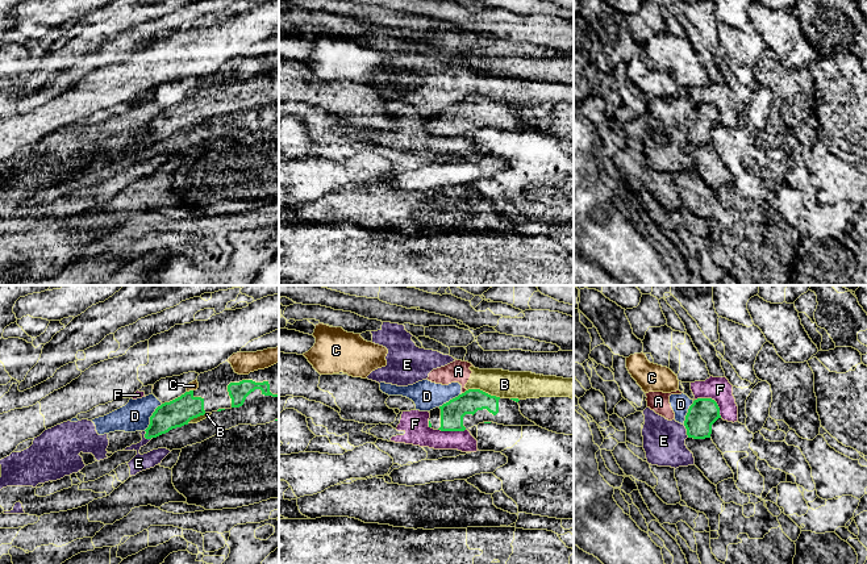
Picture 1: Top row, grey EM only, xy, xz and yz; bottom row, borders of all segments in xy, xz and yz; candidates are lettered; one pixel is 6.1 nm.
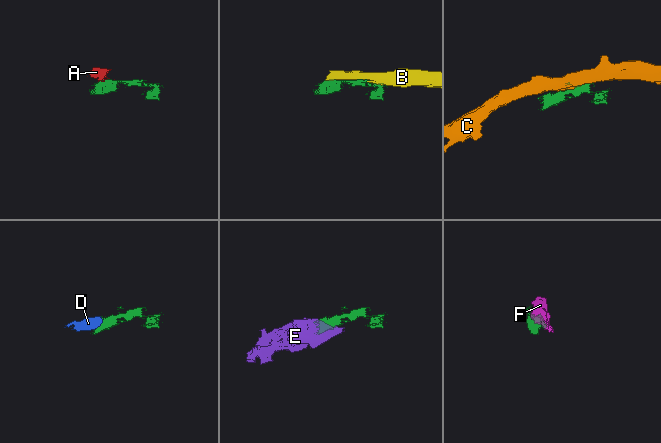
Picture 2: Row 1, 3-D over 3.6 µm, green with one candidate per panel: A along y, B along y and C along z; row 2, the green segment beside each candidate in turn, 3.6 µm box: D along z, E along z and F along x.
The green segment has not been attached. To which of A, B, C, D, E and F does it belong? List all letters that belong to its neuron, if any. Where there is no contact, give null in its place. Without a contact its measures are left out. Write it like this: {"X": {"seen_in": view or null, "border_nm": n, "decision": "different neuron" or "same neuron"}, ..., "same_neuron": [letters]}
{"A": {"seen_in": "xz", "border_nm": 40, "decision": "different neuron"}, "B": {"seen_in": "xz", "border_nm": 220, "decision": "different neuron"}, "C": {"seen_in": "xy", "border_nm": 40, "decision": "different neuron"}, "D": {"seen_in": "xy", "border_nm": 200, "decision": "different neuron"}, "E": {"seen_in": "xy", "border_nm": 70, "decision": "different neuron"}, "F": {"seen_in": "yz", "border_nm": 200, "decision": "different neuron"}, "same_neuron": []}

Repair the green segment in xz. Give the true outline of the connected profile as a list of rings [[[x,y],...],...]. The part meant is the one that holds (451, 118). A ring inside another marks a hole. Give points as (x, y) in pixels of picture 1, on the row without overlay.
[[[468,95],[430,116],[429,133],[441,137],[464,137],[483,128],[537,131],[521,120],[518,106],[518,104],[491,101],[480,95]]]

